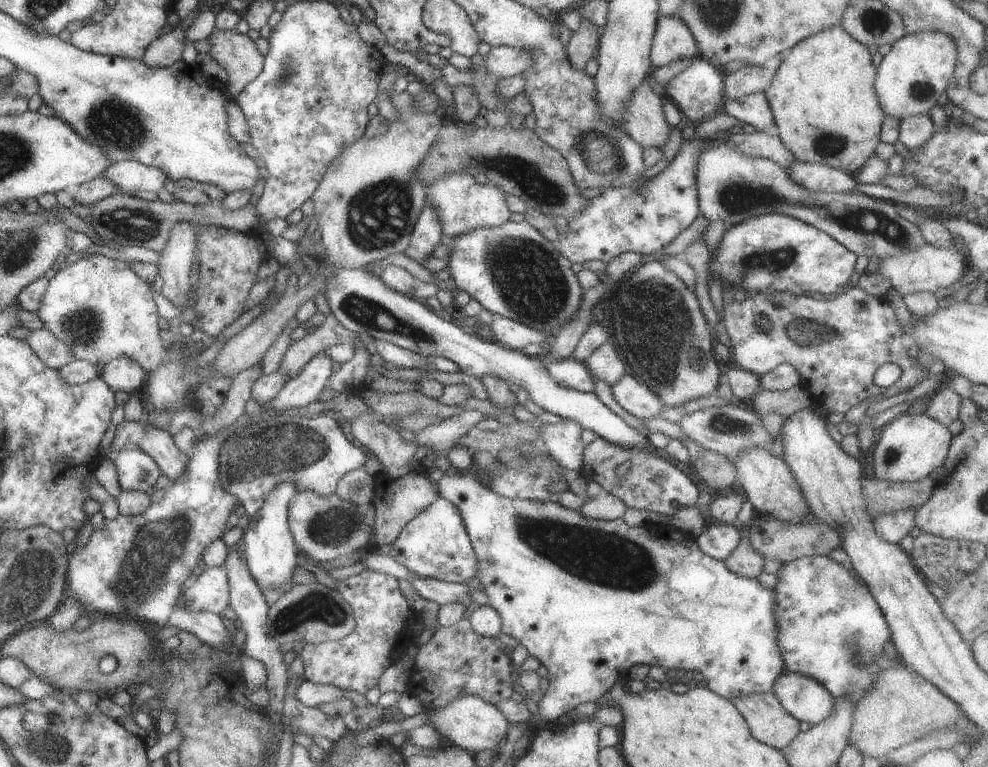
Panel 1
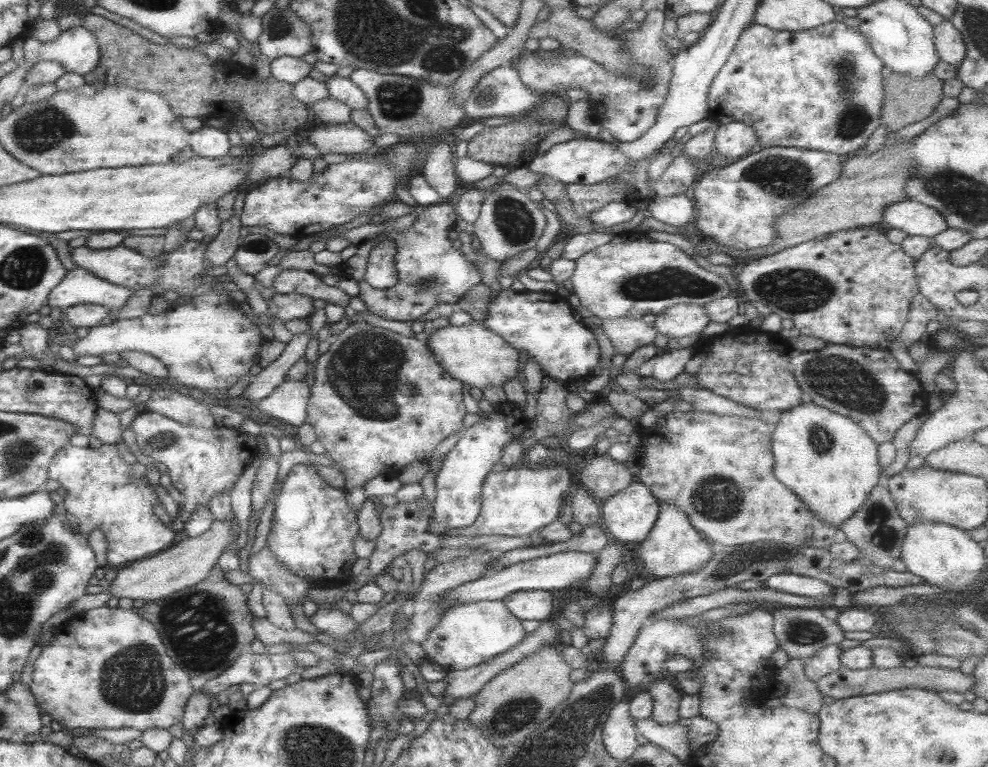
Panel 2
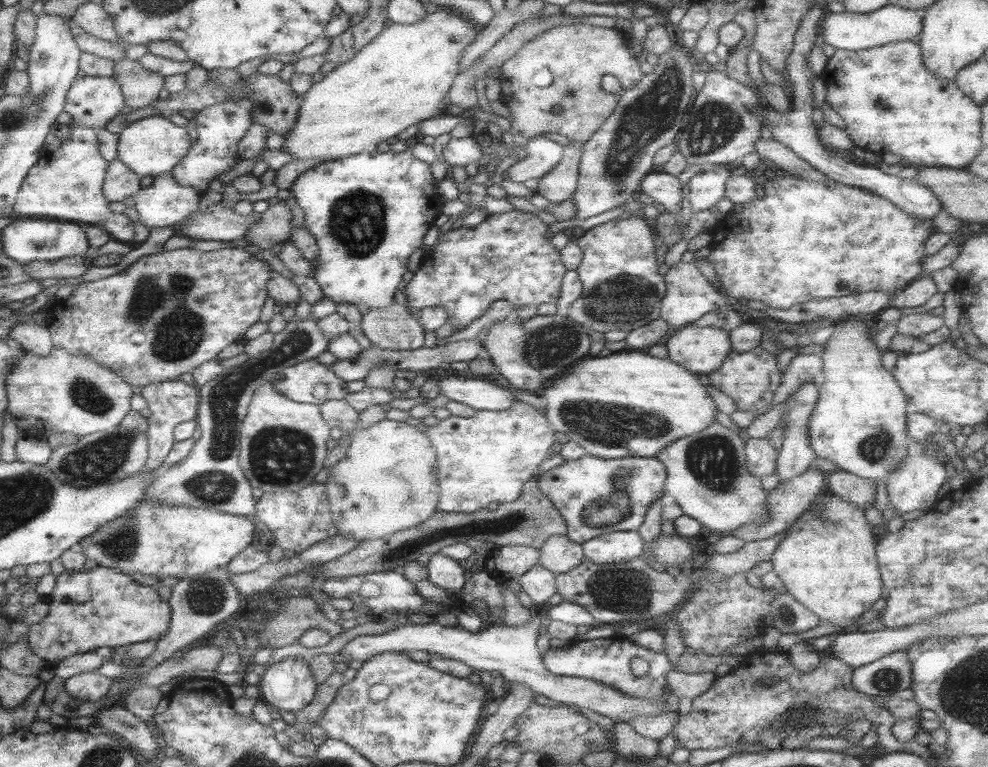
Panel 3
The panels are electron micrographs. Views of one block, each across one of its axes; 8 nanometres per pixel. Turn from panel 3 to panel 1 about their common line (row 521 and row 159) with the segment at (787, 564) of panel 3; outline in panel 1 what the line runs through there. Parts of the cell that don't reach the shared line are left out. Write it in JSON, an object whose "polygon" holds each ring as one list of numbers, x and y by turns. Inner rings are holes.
{"polygon":[[840,25,808,36,787,50,772,82,763,92,772,109,778,138,790,150,795,161,823,164,851,175,864,167,881,143,880,132,886,115,874,92,876,71,868,47,854,40]]}

